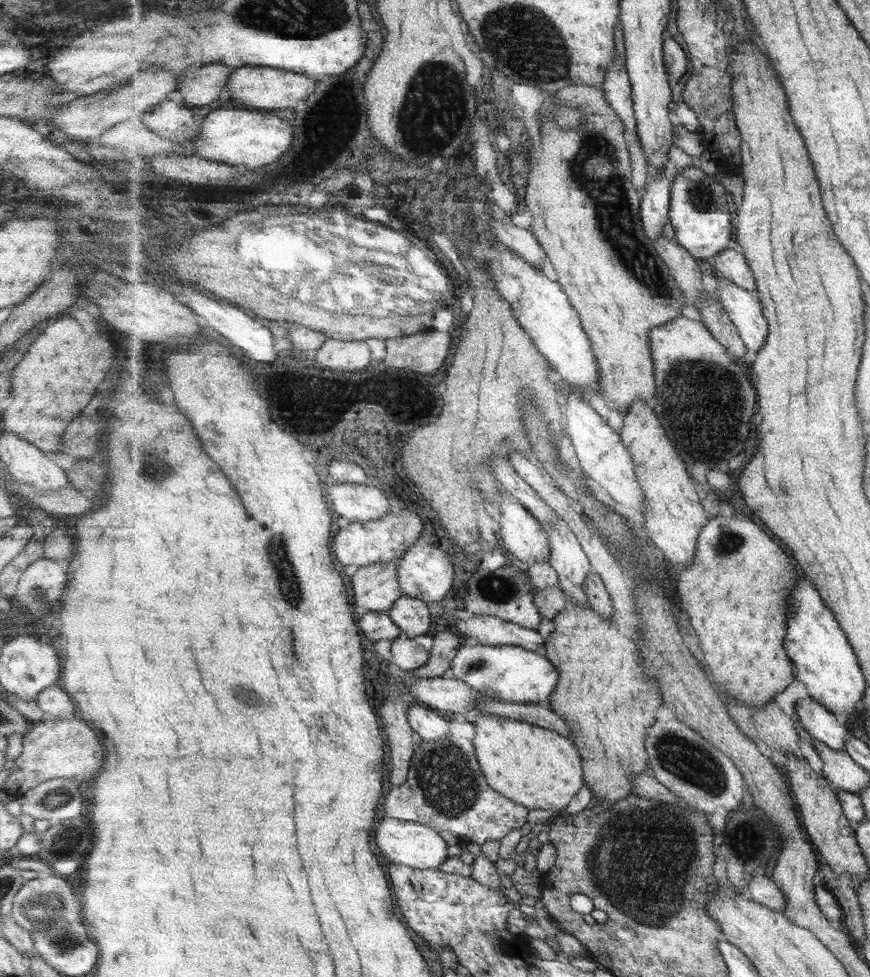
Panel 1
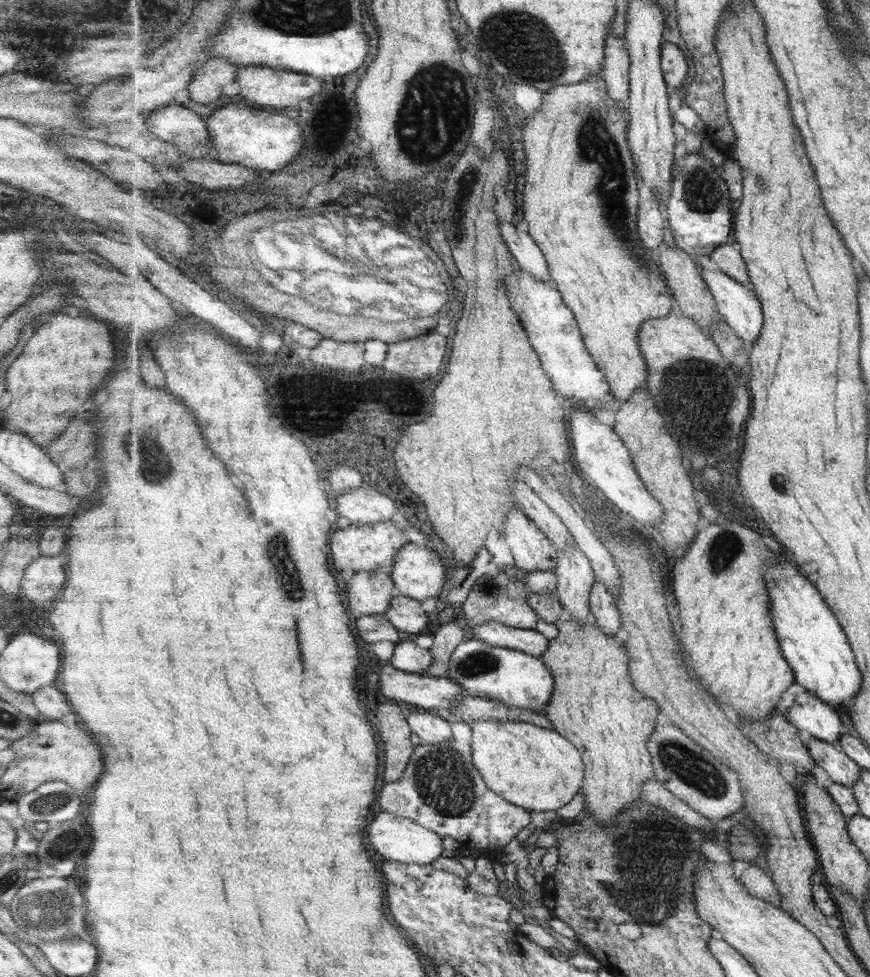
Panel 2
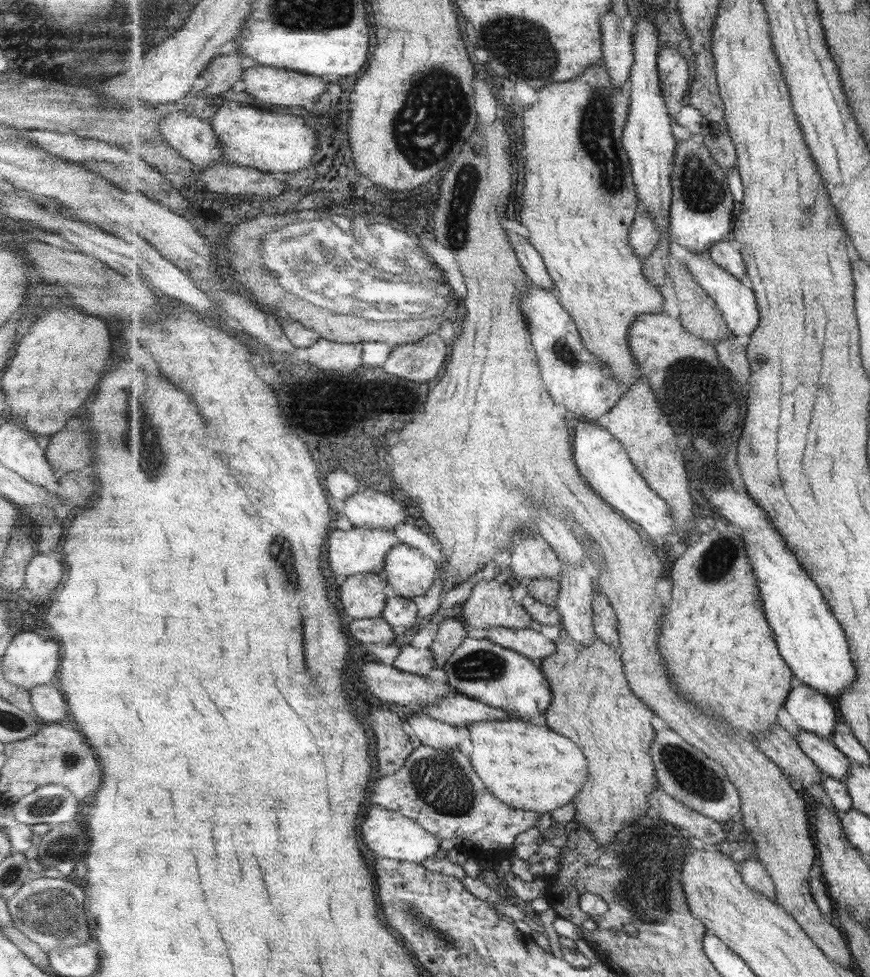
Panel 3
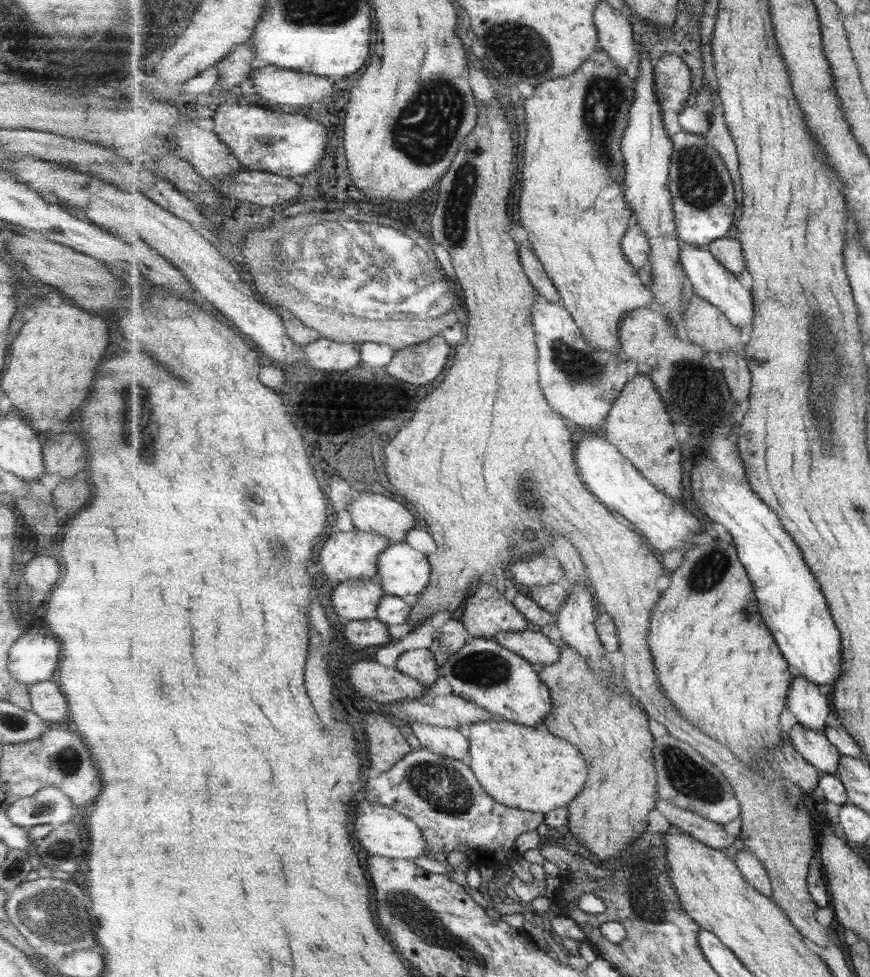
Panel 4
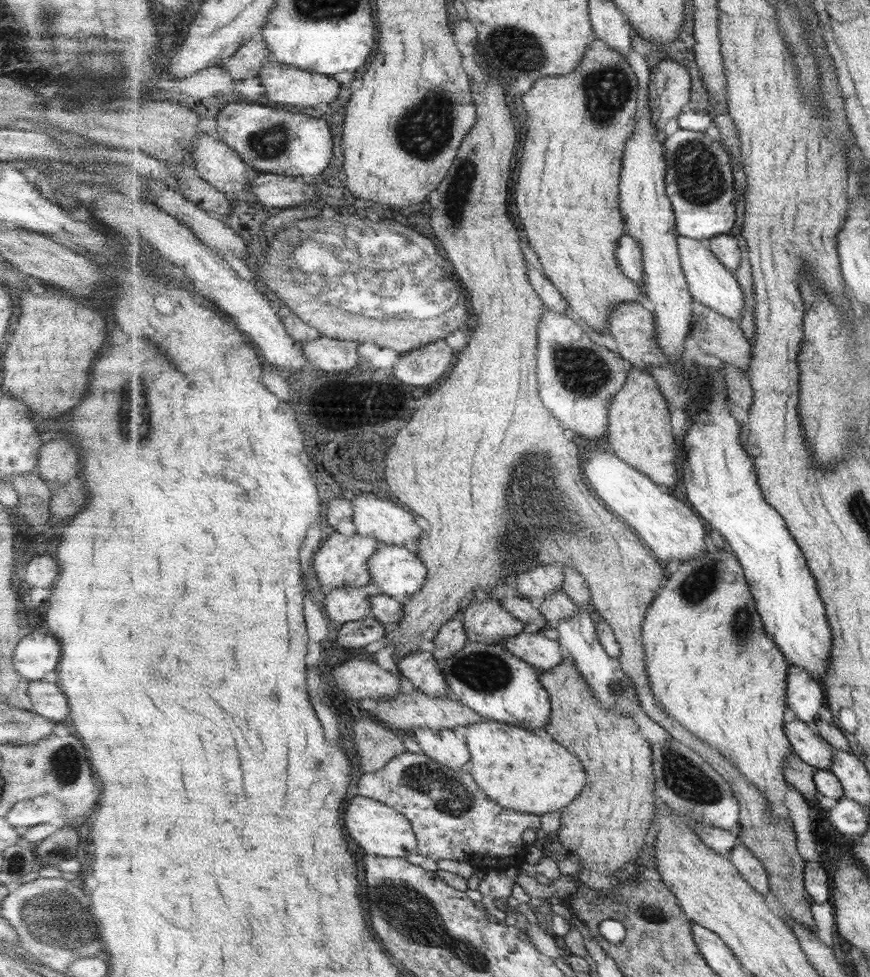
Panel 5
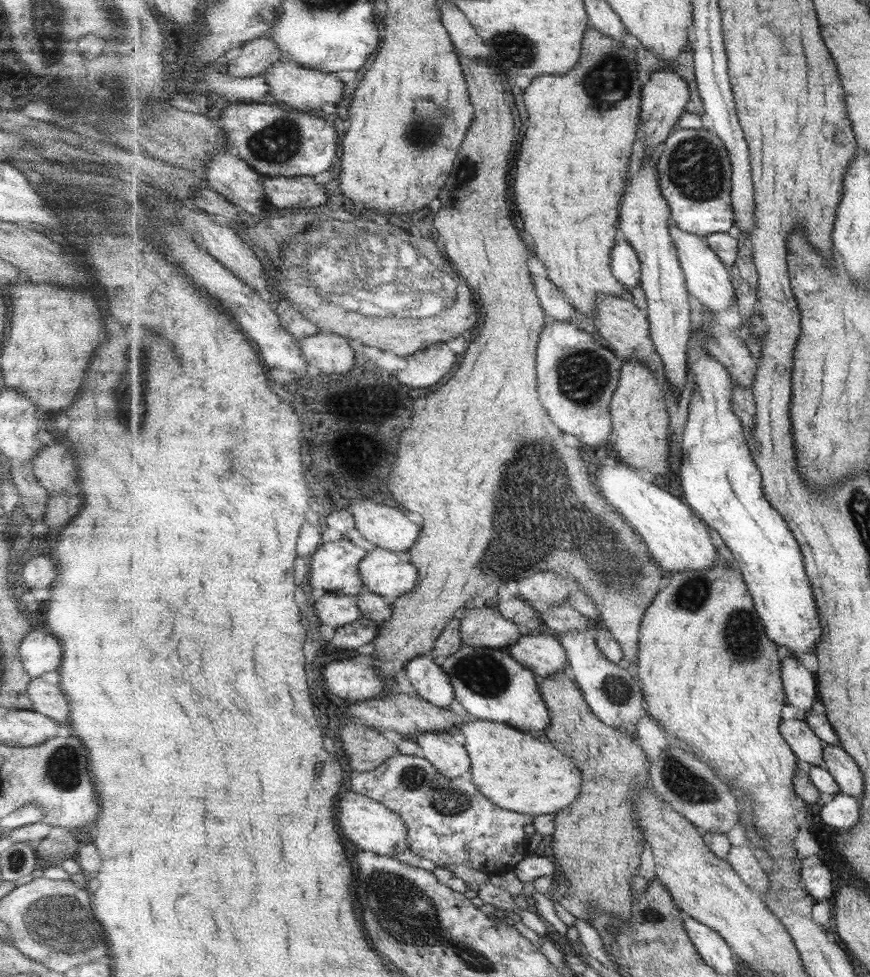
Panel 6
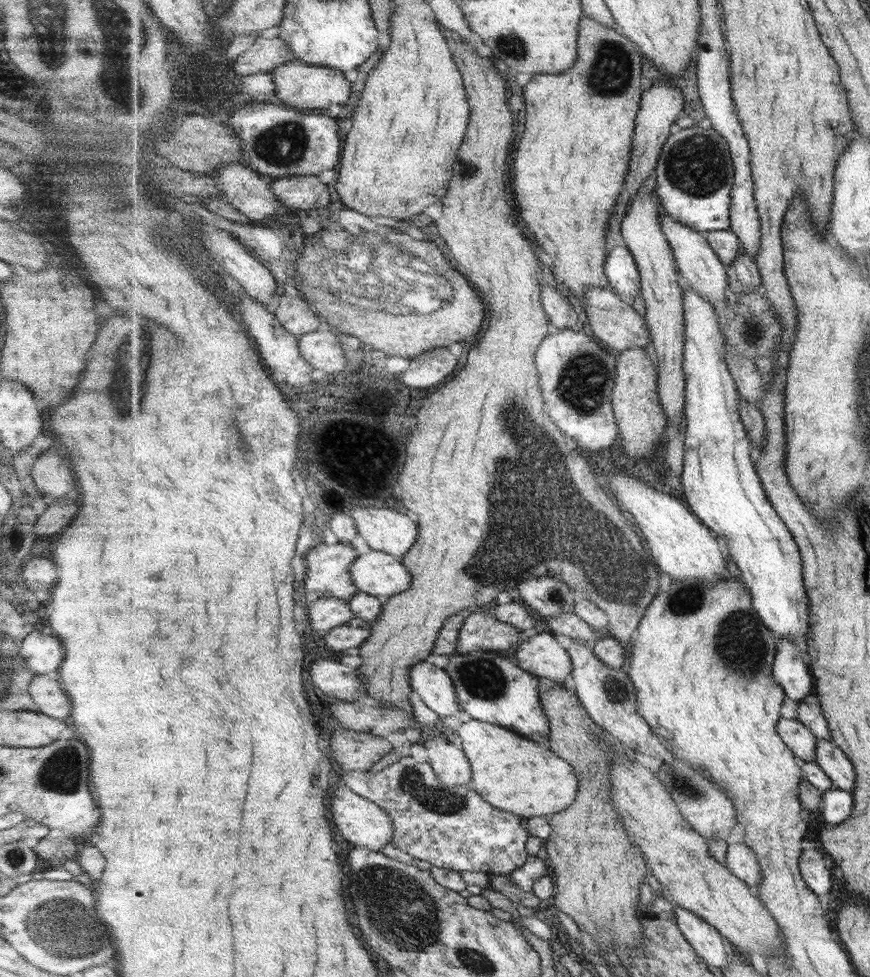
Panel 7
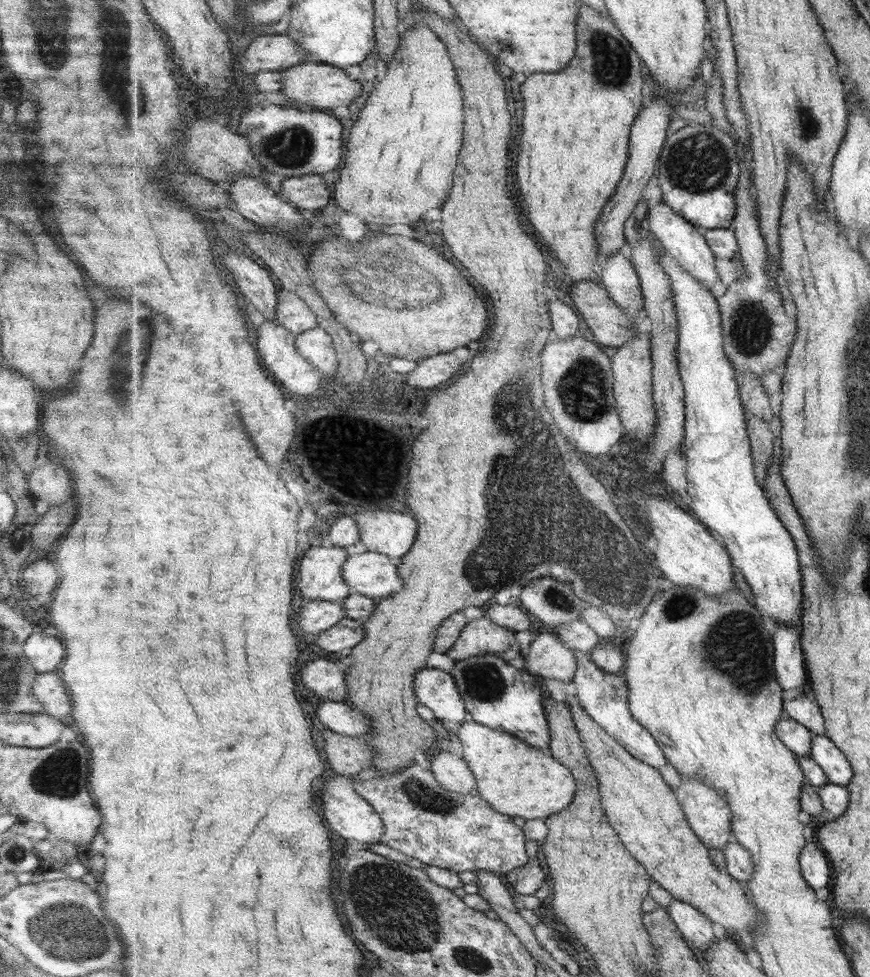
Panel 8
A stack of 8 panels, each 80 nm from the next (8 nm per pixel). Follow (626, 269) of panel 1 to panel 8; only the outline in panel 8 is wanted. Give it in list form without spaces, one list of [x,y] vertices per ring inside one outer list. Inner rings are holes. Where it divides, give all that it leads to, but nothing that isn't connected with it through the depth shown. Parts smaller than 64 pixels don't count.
[[[583,2],[582,6],[583,10],[579,12],[579,54],[575,56],[574,61],[570,62],[569,68],[563,70],[563,72],[557,72],[557,74],[533,74],[533,76],[529,76],[529,80],[521,88],[523,98],[525,98],[525,110],[523,111],[525,118],[522,120],[520,149],[516,154],[516,180],[521,192],[519,194],[520,204],[525,204],[523,212],[527,212],[527,216],[529,216],[535,230],[539,232],[540,238],[545,241],[545,248],[555,253],[559,265],[565,265],[568,268],[567,276],[571,278],[568,281],[569,283],[594,281],[596,279],[596,264],[603,261],[598,251],[596,234],[598,220],[603,216],[603,209],[606,208],[606,204],[610,202],[611,197],[615,196],[615,191],[626,172],[627,163],[630,161],[629,136],[631,136],[632,126],[635,124],[639,112],[644,109],[641,86],[643,86],[643,79],[645,78],[645,68],[639,53],[635,51],[634,46],[631,46],[627,37],[619,30],[619,27],[609,15],[593,10],[591,6]]]

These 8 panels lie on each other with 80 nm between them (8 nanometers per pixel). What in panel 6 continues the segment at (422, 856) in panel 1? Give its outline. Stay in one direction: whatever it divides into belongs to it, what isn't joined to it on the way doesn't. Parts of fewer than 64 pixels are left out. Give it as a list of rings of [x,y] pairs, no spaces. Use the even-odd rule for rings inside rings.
[[[351,790],[343,791],[338,802],[339,826],[345,836],[358,848],[371,853],[396,856],[398,852],[410,849],[409,830],[402,815],[397,814],[390,807],[366,794],[359,794]]]

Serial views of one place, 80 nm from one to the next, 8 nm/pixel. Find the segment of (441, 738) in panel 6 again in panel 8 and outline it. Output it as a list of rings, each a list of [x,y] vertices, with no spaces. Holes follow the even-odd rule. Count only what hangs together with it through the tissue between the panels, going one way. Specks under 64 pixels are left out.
[[[439,751],[431,758],[431,769],[441,786],[451,792],[459,794],[473,794],[475,792],[475,776],[469,770],[467,762],[454,753]]]

